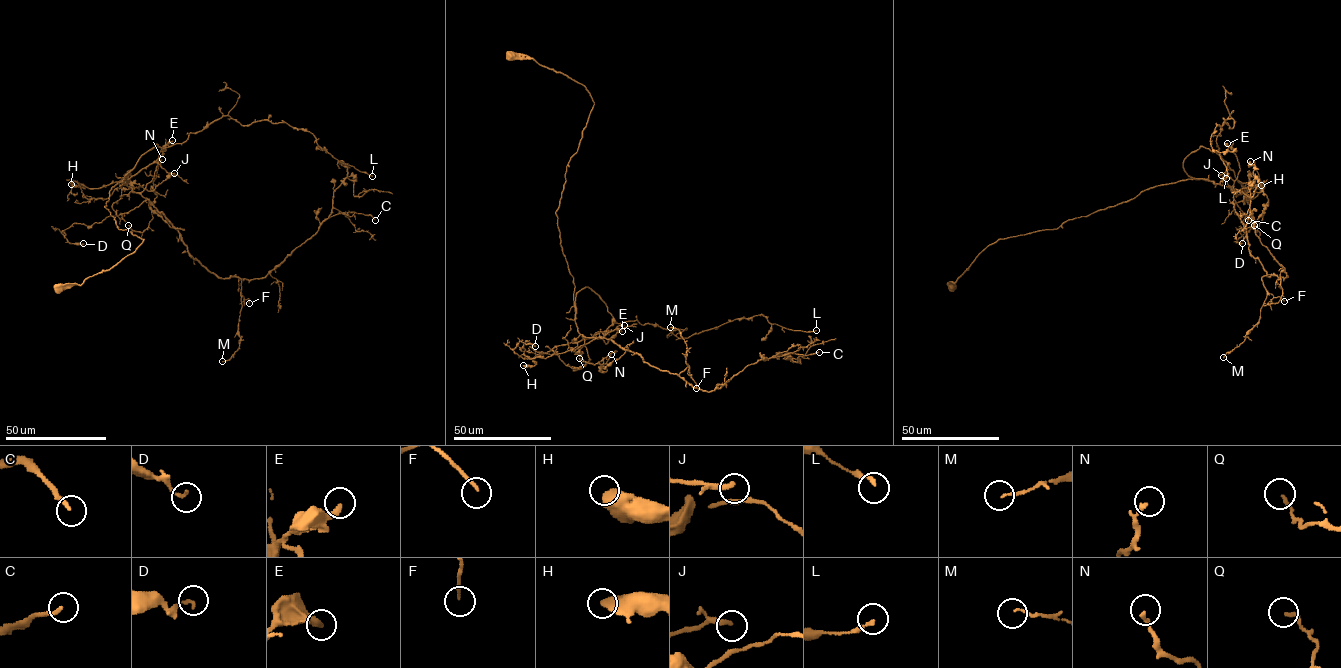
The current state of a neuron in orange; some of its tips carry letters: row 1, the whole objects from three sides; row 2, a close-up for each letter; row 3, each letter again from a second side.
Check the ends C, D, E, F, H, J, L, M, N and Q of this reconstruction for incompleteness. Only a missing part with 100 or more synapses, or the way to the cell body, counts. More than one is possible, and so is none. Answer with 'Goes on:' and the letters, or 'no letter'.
Goes on: no letter

